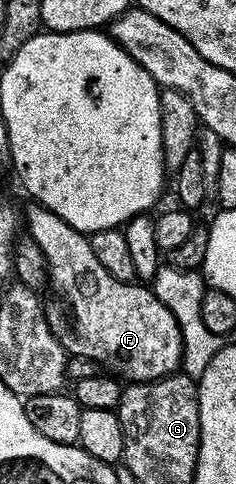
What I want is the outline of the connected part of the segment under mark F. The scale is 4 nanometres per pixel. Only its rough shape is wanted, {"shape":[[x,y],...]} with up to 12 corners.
{"shape":[[30,203],[48,327],[130,383],[179,372],[176,315]]}

